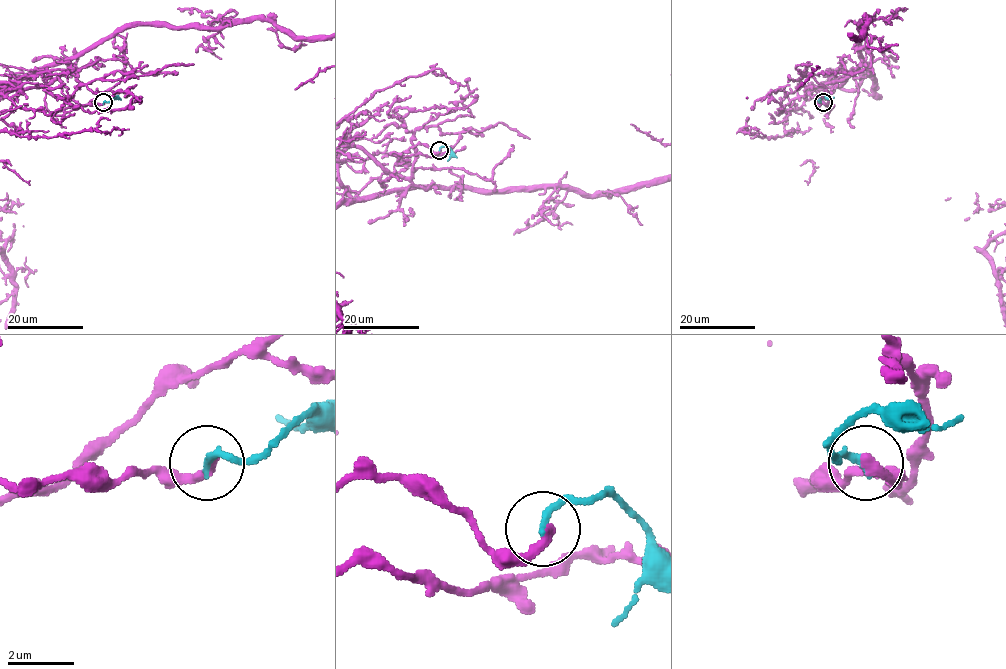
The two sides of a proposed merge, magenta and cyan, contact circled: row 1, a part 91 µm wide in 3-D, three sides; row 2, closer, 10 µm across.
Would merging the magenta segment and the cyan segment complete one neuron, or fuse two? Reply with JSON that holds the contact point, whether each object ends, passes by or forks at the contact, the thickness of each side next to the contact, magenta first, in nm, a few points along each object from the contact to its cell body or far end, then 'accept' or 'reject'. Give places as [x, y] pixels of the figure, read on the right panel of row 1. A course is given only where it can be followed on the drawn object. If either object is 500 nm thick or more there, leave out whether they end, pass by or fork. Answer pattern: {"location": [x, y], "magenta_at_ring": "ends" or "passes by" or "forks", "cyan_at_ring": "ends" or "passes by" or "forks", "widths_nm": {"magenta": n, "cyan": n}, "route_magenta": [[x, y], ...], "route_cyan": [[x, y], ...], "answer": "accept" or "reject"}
{"location": [823, 102], "magenta_at_ring": "ends", "cyan_at_ring": "ends", "widths_nm": {"magenta": 320, "cyan": 240}, "route_cyan": [[822, 103], [819, 101], [822, 97], [834, 97]], "answer": "reject"}

